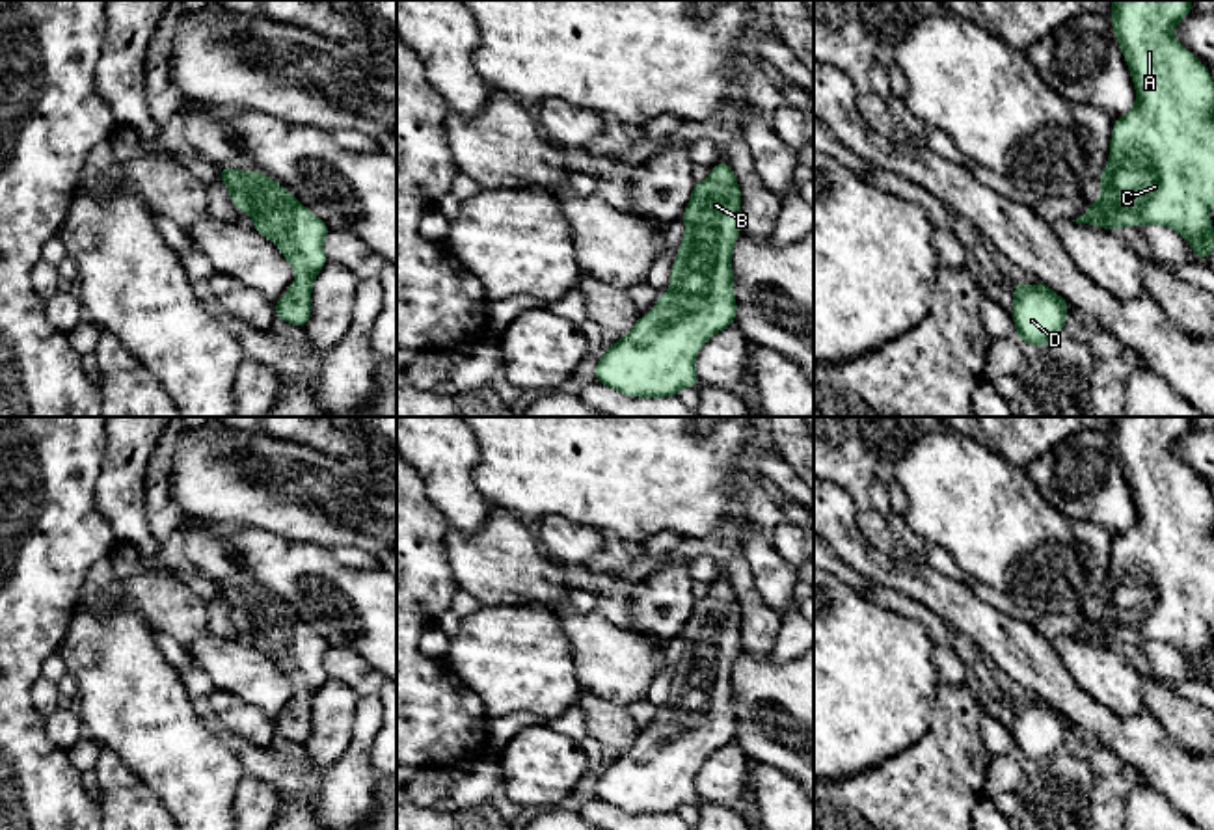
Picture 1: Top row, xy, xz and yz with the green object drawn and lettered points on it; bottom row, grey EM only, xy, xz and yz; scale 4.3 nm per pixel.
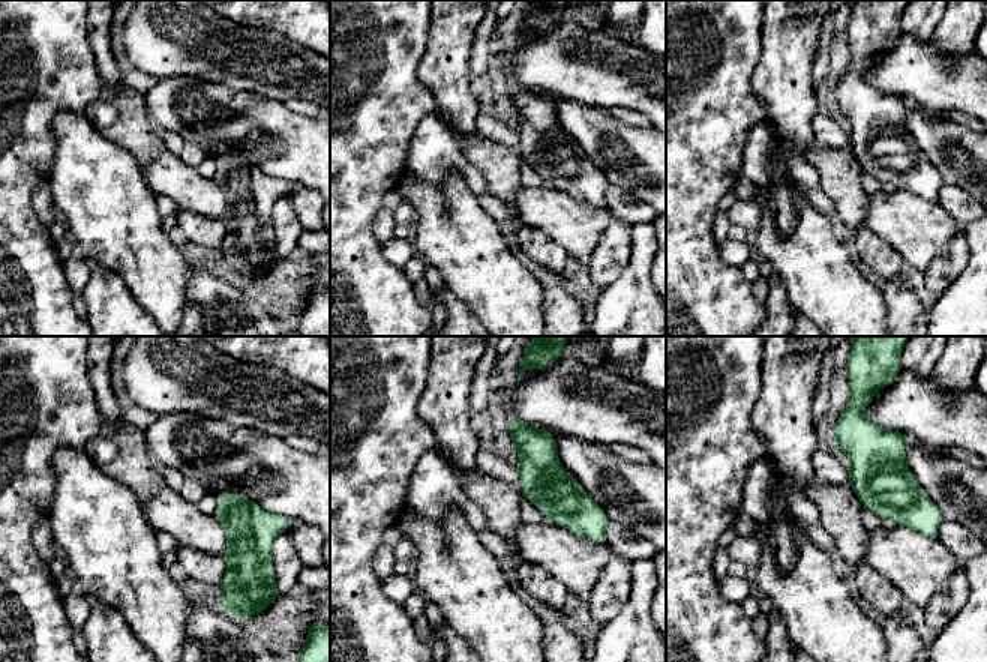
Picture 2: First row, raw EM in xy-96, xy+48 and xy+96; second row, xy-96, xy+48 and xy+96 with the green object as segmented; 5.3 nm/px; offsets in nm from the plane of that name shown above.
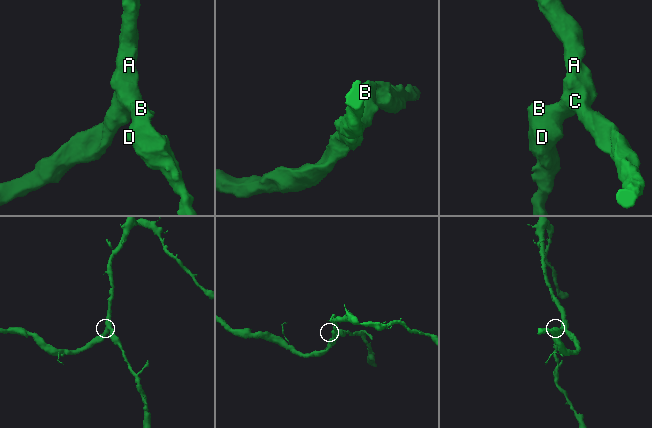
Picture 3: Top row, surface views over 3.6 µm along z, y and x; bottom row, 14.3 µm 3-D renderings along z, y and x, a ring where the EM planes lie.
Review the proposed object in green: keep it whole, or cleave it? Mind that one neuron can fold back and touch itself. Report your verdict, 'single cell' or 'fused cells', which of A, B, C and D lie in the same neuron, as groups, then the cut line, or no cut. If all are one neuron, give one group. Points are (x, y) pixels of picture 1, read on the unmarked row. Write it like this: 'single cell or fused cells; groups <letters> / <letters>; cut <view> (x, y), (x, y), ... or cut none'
single cell; groups A B C D; cut none

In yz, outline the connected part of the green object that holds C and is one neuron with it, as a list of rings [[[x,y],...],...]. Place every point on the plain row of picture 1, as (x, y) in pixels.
[[[1112,417],[1110,439],[1136,502],[1136,523],[1113,536],[1110,575],[1099,592],[1100,616],[1086,620],[1087,629],[1072,638],[1102,646],[1166,642],[1184,653],[1195,666],[1195,679],[1205,681],[1214,664],[1214,499],[1208,484],[1173,454],[1175,443],[1192,428],[1192,417]]]

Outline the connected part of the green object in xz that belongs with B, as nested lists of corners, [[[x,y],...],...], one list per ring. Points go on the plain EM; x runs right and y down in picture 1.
[[[728,579],[715,581],[709,594],[695,601],[681,635],[685,649],[672,679],[668,709],[659,711],[652,731],[641,731],[633,746],[609,763],[596,780],[594,797],[626,813],[667,815],[700,802],[695,789],[700,765],[735,739],[732,670],[743,646],[741,607]]]

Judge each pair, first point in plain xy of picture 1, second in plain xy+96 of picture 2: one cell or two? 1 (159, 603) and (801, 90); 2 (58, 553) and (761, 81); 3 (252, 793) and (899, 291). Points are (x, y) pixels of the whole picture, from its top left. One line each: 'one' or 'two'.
1: two
2: two
3: one

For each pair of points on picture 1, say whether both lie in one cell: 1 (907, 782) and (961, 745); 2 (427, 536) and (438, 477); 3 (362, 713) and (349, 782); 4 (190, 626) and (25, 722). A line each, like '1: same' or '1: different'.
1: same
2: different
3: same
4: different

